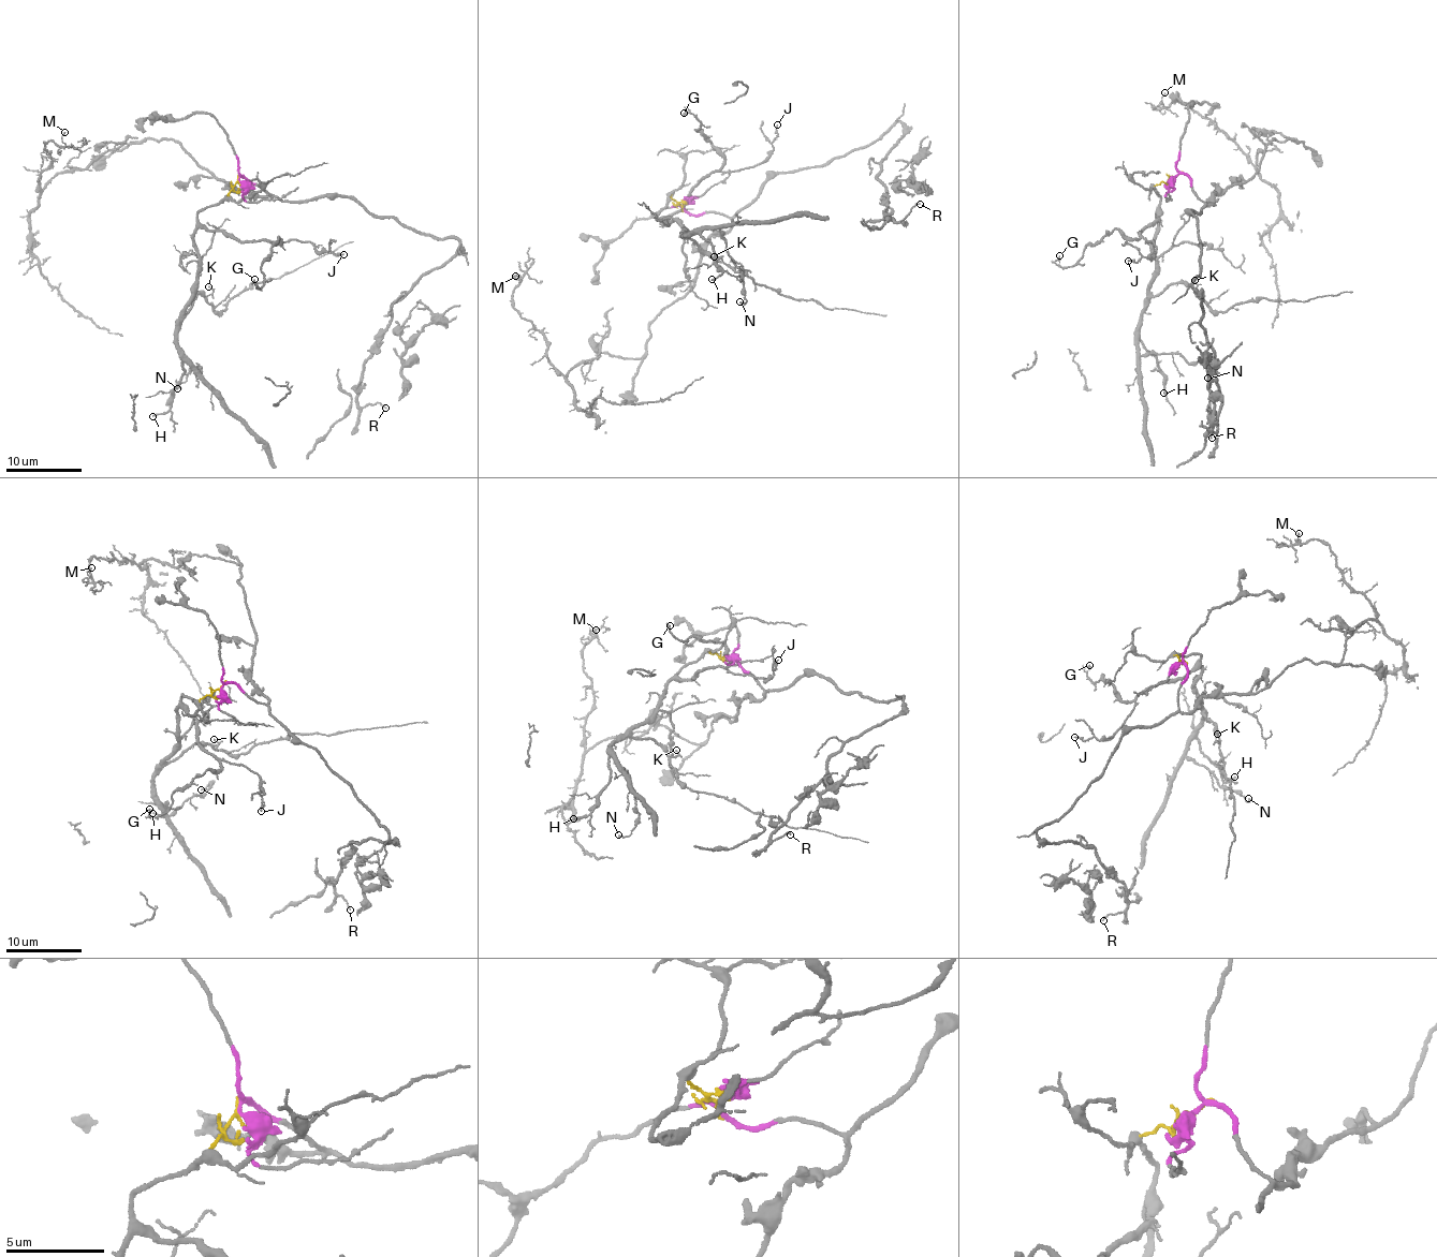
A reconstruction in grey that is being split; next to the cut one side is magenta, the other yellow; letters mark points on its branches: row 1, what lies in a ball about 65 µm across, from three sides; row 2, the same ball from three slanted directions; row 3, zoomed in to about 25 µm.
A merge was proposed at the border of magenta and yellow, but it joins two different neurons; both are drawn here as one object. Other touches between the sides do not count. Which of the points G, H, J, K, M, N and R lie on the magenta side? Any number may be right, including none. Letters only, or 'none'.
M, R

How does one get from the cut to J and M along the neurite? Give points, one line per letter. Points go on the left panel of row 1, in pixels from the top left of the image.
J: (237, 179), (226, 197), (198, 212), (198, 220), (229, 236), (251, 240), (309, 241), (320, 252), (343, 254)
M: (237, 179), (147, 137), (102, 142), (84, 168), (41, 190), (44, 144), (62, 147), (63, 132)

